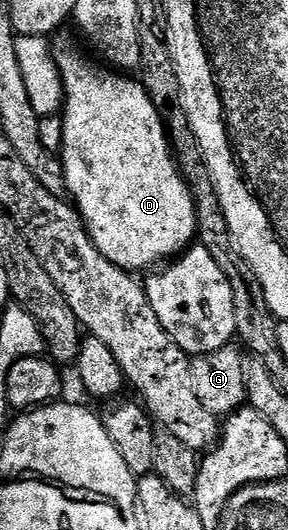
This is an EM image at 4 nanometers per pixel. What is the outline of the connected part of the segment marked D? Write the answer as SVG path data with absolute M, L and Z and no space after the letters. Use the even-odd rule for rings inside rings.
M57 40L53 41L52 51L62 79L64 97L60 113L63 122L60 159L66 179L64 188L67 193L70 191L69 199L82 217L86 232L96 250L100 250L108 262L131 274L142 274L163 262L173 261L195 243L198 223L194 195L174 159L162 115L156 110L152 98L148 98L141 79L129 80L126 77L129 75L121 71L111 70L101 63L93 64L80 49L73 48L66 40Z

